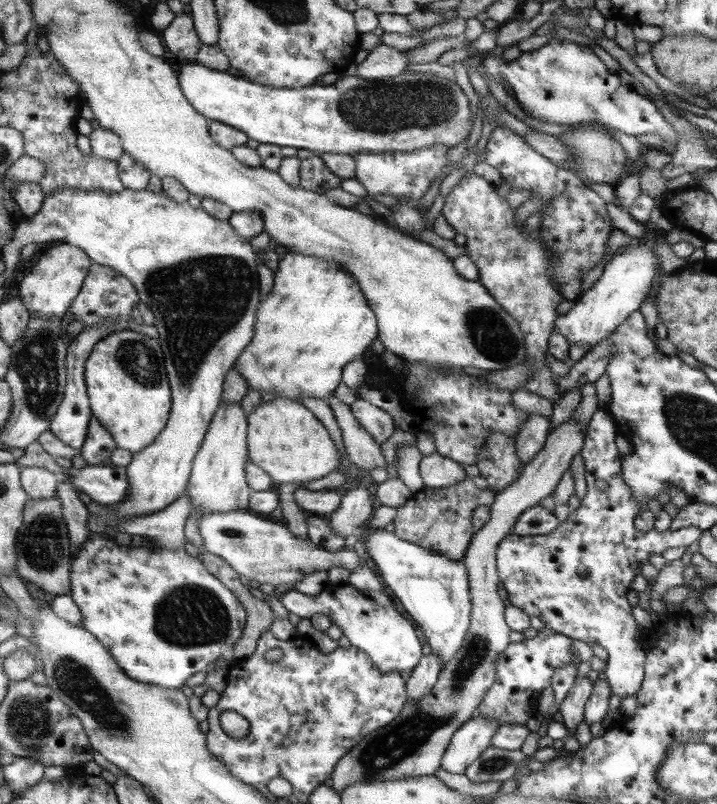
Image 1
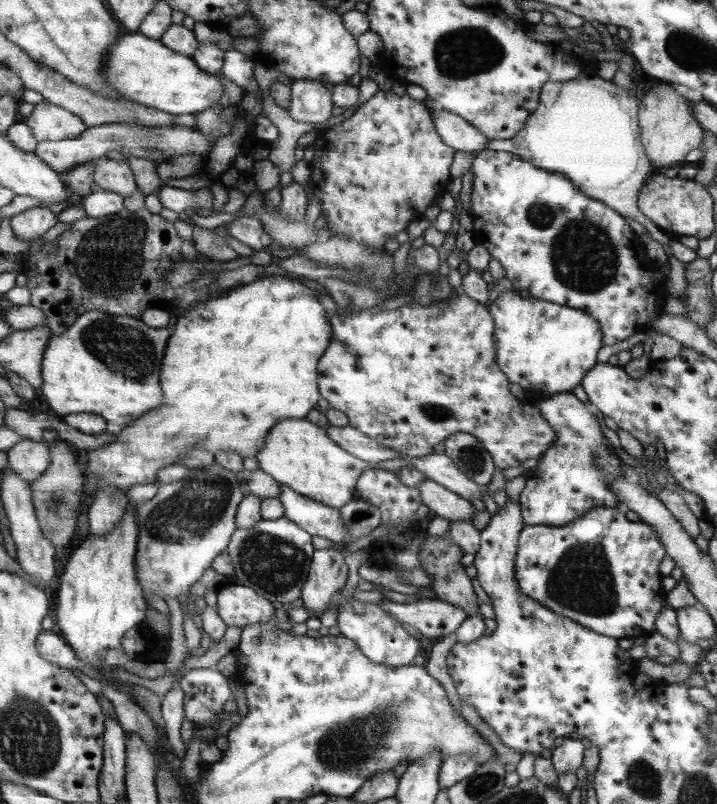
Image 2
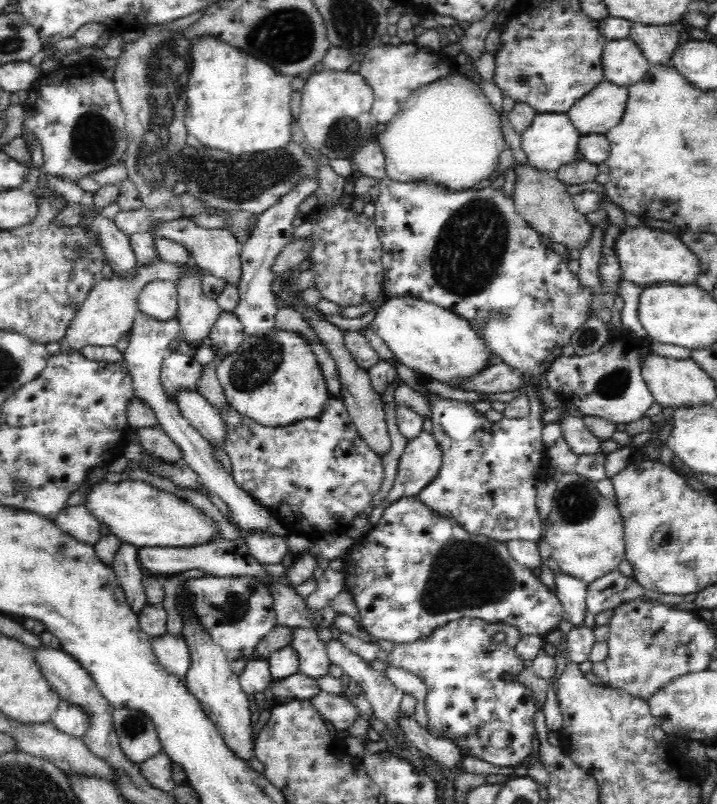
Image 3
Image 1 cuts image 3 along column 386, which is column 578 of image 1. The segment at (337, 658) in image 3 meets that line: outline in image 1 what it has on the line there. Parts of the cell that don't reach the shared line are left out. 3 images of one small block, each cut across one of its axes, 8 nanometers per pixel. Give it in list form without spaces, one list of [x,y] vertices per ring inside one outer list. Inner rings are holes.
[[[576,677],[573,686],[558,705],[557,718],[565,726],[567,737],[573,737],[575,729],[583,720],[584,704],[592,691],[591,681]]]

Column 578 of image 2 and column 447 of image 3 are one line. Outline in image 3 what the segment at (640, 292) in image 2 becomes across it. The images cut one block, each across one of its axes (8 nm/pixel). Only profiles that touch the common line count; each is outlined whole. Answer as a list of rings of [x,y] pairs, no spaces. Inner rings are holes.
[[[386,178],[380,184],[378,196],[373,200],[375,206],[375,215],[373,217],[377,233],[381,241],[382,255],[381,264],[384,269],[384,296],[392,298],[393,296],[410,296],[425,300],[429,303],[437,304],[439,307],[457,313],[458,316],[469,320],[472,327],[481,335],[482,340],[485,341],[486,348],[494,356],[498,356],[501,362],[509,365],[514,372],[522,375],[522,389],[533,388],[535,390],[535,398],[540,401],[542,408],[546,411],[557,409],[561,412],[560,417],[556,420],[561,430],[561,436],[568,446],[572,449],[575,455],[582,456],[582,454],[596,454],[601,452],[601,440],[588,430],[583,424],[583,417],[576,416],[569,413],[566,409],[566,403],[560,396],[550,389],[550,384],[547,383],[546,375],[551,364],[556,360],[562,352],[564,346],[570,345],[571,336],[592,316],[590,308],[593,291],[591,288],[584,286],[578,278],[578,275],[568,268],[569,258],[565,256],[554,254],[550,248],[542,244],[539,234],[527,223],[524,219],[514,212],[512,206],[512,199],[502,198],[502,192],[494,190],[494,188],[484,188],[484,190],[470,189],[466,192],[449,192],[442,186],[437,186],[430,182],[430,184],[401,184],[400,182],[393,182]]]

